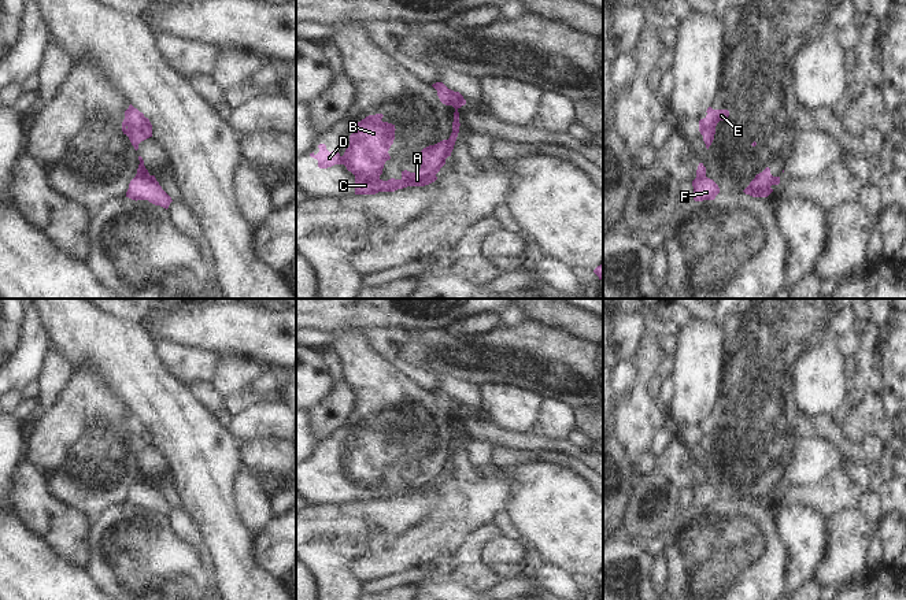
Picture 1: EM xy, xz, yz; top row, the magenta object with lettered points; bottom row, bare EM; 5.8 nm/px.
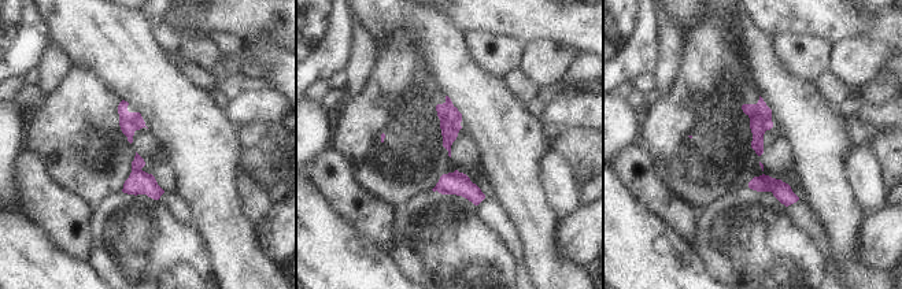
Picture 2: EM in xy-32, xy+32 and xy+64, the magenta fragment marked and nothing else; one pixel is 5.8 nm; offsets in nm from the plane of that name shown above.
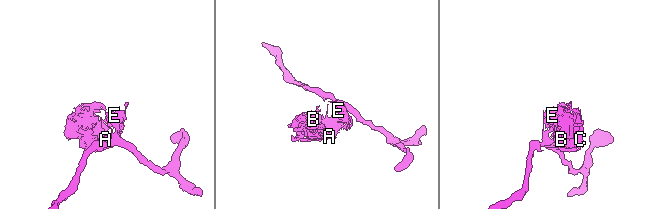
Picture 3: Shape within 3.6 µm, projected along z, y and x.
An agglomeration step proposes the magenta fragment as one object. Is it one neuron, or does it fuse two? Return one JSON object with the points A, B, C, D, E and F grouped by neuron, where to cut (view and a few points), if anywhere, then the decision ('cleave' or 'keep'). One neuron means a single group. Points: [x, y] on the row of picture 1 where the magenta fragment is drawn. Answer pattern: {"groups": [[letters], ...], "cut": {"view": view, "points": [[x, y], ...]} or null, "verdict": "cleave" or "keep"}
{"groups": [["A", "B", "C", "D", "E"], ["F"]], "cut": {"view": "xy", "points": [[148, 173], [136, 177]]}, "verdict": "cleave"}

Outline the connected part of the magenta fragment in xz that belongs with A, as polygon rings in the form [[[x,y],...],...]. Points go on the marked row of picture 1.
[[[455,110],[452,133],[448,140],[424,148],[419,153],[421,168],[415,173],[402,171],[402,178],[382,181],[380,175],[387,160],[388,151],[395,140],[395,125],[382,122],[382,114],[369,115],[356,123],[356,132],[350,136],[350,147],[341,156],[337,151],[329,152],[325,144],[319,144],[319,152],[310,153],[318,160],[319,168],[344,164],[355,175],[355,195],[376,195],[378,192],[395,192],[407,186],[425,186],[437,179],[436,174],[451,156],[458,133],[459,112]]]

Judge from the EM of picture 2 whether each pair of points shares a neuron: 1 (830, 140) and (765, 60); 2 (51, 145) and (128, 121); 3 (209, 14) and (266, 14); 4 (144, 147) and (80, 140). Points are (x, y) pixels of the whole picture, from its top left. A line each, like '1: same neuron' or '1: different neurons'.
1: same neuron
2: same neuron
3: same neuron
4: different neurons

